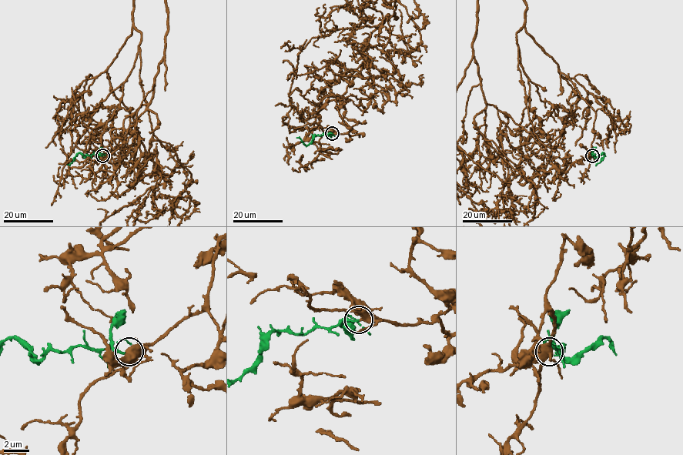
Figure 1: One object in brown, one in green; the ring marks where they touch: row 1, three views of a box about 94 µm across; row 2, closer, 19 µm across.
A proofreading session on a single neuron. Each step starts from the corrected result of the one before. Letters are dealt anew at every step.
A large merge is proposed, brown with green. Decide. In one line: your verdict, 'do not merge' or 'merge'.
merge

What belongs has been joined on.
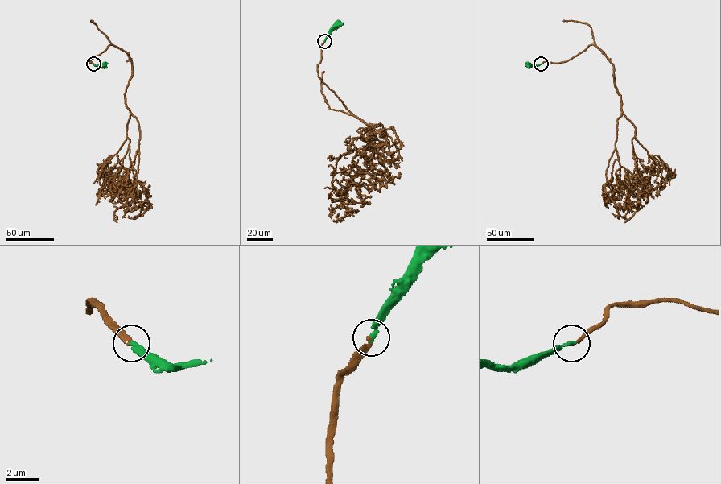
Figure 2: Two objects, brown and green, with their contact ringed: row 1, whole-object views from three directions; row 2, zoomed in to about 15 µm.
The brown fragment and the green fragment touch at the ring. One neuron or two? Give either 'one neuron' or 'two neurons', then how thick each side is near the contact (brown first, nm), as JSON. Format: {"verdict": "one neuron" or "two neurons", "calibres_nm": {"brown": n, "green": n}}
{"verdict": "one neuron", "calibres_nm": {"brown": 240, "green": 260}}

